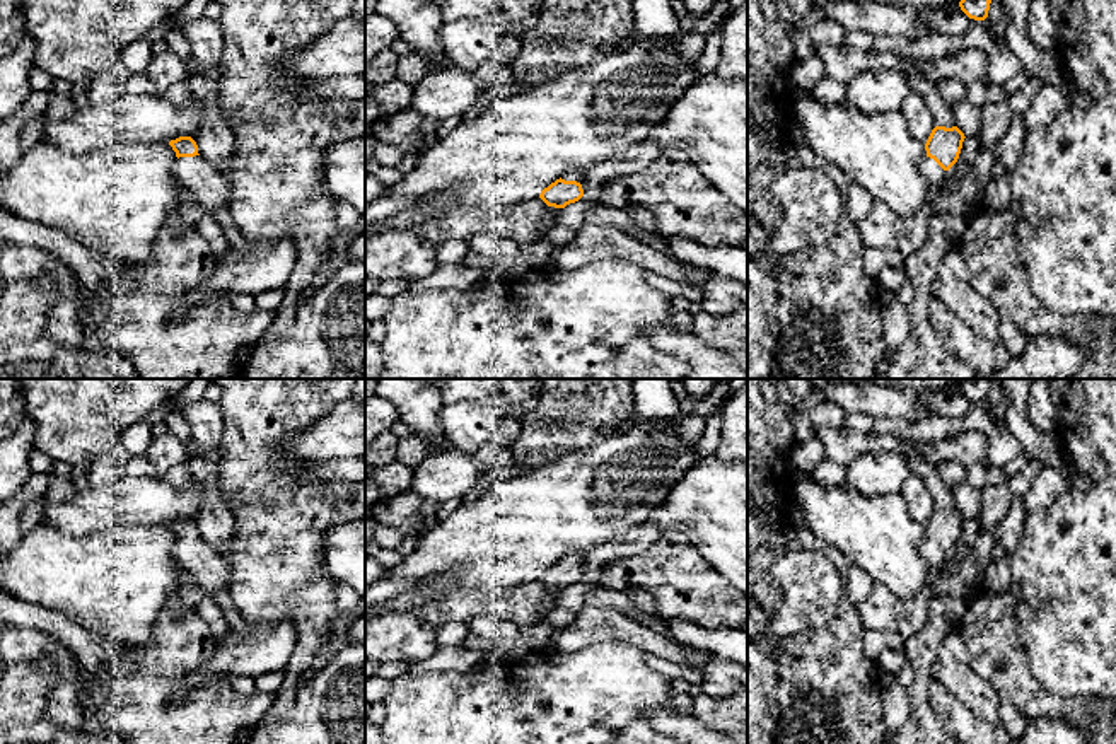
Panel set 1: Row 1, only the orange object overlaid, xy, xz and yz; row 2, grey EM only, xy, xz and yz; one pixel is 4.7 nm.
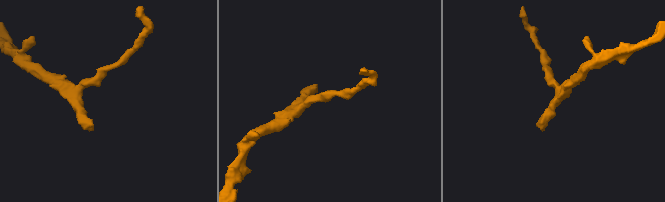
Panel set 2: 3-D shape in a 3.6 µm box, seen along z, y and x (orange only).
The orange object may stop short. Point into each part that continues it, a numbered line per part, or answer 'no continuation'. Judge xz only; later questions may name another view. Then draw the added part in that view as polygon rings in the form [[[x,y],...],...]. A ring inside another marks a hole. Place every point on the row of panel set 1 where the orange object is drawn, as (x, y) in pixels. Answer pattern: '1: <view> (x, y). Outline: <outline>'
1: xz (572, 174). Outline: [[[582,167],[582,169],[568,169],[561,179],[565,181],[577,181],[577,183],[584,183],[585,176],[587,176],[589,167]]]

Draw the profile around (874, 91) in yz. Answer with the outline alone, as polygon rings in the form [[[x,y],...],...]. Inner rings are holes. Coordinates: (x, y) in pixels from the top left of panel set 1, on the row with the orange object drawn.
[[[863,70],[845,89],[843,101],[865,114],[899,111],[911,92],[899,70]]]

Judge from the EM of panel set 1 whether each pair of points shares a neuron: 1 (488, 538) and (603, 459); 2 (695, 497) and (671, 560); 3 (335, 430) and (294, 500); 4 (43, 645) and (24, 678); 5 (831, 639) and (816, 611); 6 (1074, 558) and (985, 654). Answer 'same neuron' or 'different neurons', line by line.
1: same neuron
2: different neurons
3: different neurons
4: different neurons
5: different neurons
6: different neurons

